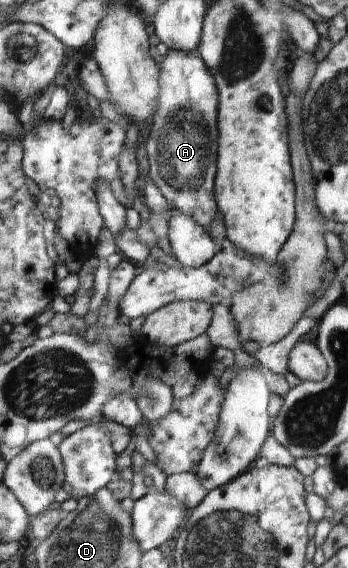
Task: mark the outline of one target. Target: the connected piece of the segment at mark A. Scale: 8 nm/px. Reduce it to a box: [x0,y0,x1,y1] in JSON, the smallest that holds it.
[147,50,221,228]

